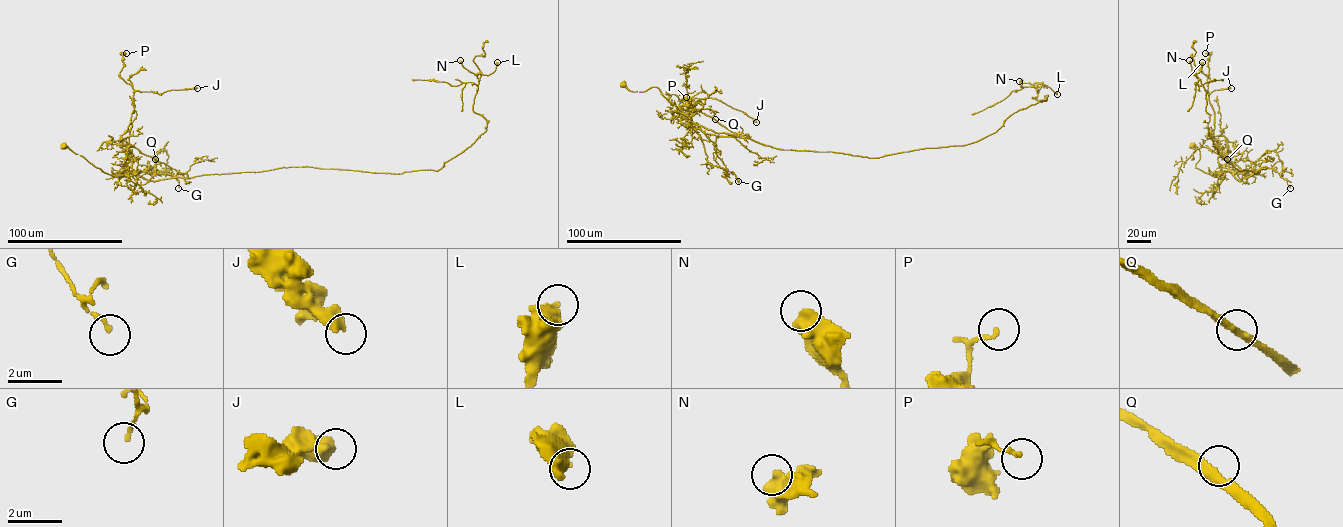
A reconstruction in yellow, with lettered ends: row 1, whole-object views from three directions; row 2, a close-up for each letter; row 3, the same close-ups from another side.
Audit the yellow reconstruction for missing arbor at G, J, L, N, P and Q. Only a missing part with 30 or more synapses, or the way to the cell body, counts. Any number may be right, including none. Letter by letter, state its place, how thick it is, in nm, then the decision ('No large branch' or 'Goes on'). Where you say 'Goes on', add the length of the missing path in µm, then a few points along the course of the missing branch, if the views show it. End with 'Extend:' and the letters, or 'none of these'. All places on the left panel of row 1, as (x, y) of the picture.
G: Place: (178, 188). Thickness 150 nm. No large branch
J: Place: (197, 88). Thickness 420 nm. No large branch
L: Place: (497, 62). Thickness 280 nm. No large branch
N: Place: (460, 60). Thickness 550 nm. No large branch
P: Place: (126, 53). Thickness 140 nm. No large branch
Q: Place: (155, 159). Thickness 280 nm. No large branch
Extend: none of these

